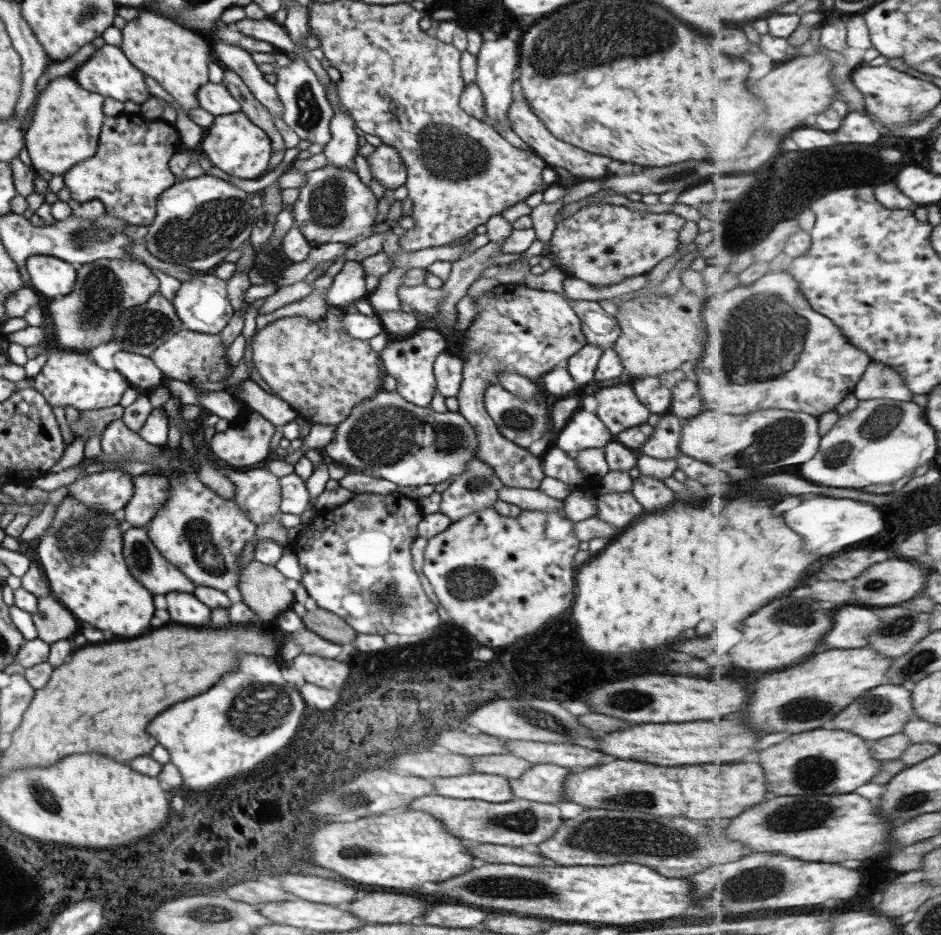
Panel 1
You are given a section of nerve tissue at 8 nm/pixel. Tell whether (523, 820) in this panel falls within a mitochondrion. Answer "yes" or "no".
yes

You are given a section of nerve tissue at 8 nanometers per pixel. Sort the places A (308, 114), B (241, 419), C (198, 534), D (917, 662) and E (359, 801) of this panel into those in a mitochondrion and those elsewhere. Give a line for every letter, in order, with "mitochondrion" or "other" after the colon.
A: mitochondrion
B: other
C: mitochondrion
D: mitochondrion
E: mitochondrion

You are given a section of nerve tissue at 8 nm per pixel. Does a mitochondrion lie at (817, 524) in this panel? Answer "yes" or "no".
no

